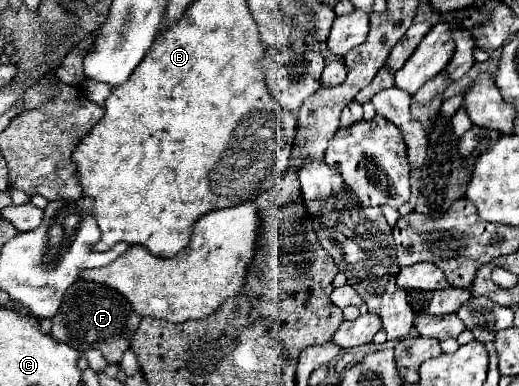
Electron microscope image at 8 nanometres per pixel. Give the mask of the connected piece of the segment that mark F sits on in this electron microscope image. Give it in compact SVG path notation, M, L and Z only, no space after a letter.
M78 280L76 286L70 286L64 294L60 312L52 318L52 336L58 342L70 342L76 350L90 350L96 348L104 354L104 358L112 364L118 364L124 352L130 348L130 338L140 324L140 314L128 304L126 298L110 286Z

